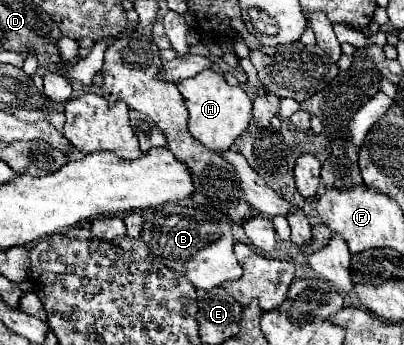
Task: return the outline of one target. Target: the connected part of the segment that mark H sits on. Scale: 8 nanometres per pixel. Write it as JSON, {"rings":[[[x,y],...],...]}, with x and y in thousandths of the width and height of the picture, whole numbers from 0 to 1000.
{"rings":[[[500,203],[500,214],[441,238],[441,261],[460,290],[460,313],[470,330],[465,377],[515,435],[564,435],[579,417],[579,406],[609,377],[624,342],[624,290],[604,267],[604,255],[569,249],[554,232],[554,220],[530,203]]]}

